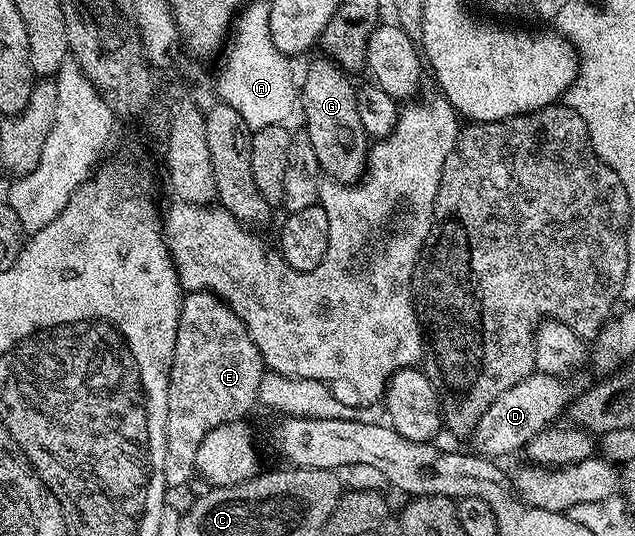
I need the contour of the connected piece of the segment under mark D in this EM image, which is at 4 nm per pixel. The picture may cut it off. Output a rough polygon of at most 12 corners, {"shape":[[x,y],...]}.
{"shape":[[534,371],[503,391],[471,435],[490,459],[524,450],[566,412],[560,376]]}

